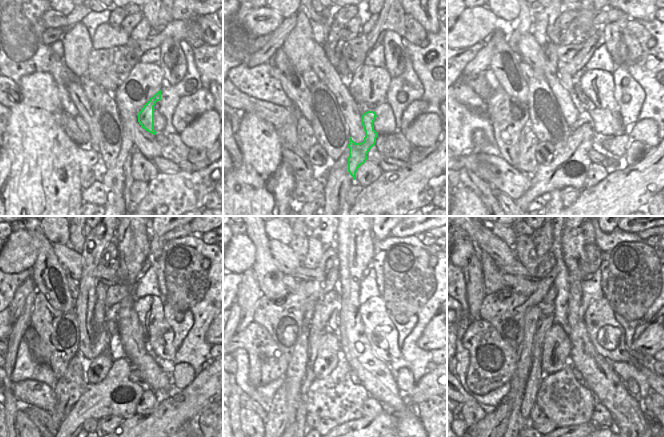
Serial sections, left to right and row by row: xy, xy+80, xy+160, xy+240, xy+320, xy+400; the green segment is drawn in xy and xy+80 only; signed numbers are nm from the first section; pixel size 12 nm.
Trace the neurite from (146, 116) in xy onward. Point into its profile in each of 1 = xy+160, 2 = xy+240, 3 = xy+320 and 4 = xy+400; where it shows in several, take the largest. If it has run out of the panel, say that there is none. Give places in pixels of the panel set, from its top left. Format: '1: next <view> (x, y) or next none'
1: next xy+160 (569, 168)
2: next xy+240 (116, 395)
3: next xy+320 (336, 397)
4: next xy+400 (563, 400)

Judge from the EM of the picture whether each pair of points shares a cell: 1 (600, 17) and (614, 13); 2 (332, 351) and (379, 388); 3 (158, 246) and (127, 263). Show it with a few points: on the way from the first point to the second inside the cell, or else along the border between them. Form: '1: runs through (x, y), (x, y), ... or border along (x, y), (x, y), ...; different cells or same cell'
1: runs through (603, 17), (611, 15); same cell
2: border along (337, 337), (341, 348); different cells
3: border along (150, 237), (150, 253), (147, 257); different cells

